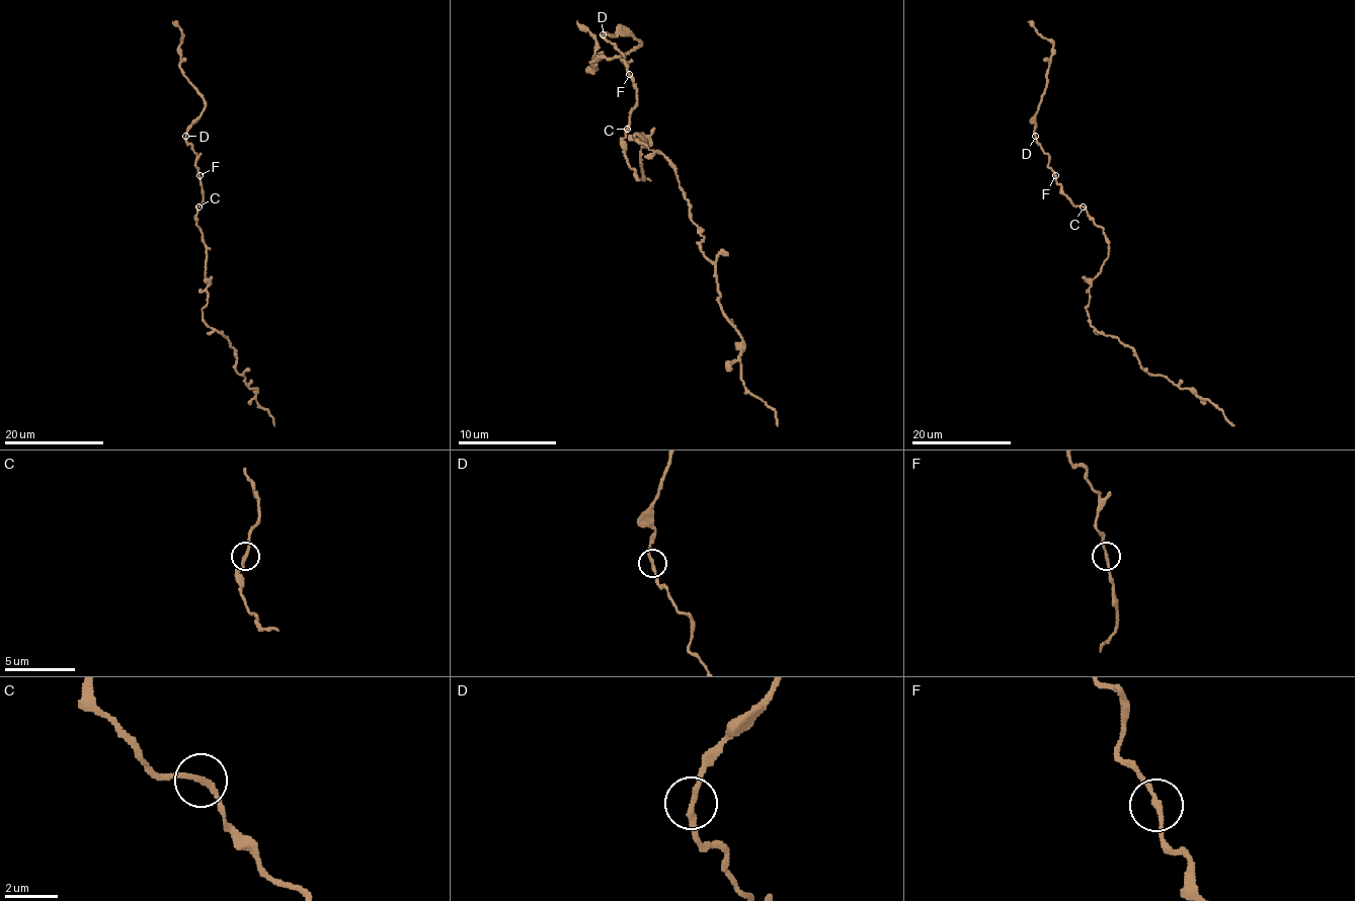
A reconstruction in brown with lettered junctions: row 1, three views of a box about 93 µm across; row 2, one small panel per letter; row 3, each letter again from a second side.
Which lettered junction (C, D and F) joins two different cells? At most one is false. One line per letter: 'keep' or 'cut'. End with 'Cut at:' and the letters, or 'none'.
C: keep
D: keep
F: keep
Cut at: none

